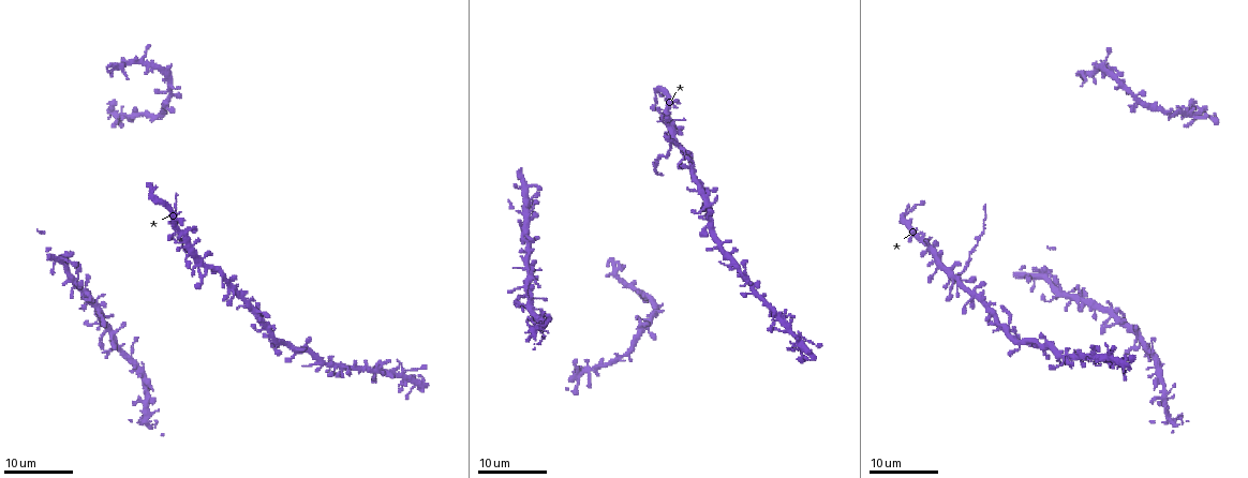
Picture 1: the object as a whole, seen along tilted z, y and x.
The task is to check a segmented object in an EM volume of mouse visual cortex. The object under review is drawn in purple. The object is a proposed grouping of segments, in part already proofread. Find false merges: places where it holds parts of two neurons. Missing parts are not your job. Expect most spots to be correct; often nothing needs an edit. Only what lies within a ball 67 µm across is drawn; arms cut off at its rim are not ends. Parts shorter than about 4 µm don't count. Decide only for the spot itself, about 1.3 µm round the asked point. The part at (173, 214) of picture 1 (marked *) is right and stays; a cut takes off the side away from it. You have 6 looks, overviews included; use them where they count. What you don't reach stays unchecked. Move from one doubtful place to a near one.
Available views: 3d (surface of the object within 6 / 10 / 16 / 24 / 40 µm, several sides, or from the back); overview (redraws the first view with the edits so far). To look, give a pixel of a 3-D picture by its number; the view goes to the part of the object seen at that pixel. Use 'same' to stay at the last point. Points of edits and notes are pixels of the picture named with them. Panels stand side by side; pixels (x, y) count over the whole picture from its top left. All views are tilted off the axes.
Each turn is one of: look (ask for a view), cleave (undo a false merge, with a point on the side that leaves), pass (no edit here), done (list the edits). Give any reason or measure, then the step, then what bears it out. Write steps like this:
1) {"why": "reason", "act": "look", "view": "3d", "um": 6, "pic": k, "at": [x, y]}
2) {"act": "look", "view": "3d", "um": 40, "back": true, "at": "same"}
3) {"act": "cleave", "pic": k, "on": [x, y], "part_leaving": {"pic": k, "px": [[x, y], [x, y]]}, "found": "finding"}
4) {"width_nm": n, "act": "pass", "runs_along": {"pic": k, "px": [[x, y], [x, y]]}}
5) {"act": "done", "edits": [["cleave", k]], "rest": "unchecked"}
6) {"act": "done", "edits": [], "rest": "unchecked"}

{"why": "thin arm on a thick one", "act": "look", "view": "3d", "um": 16, "pic": 1, "at": [669, 145]}

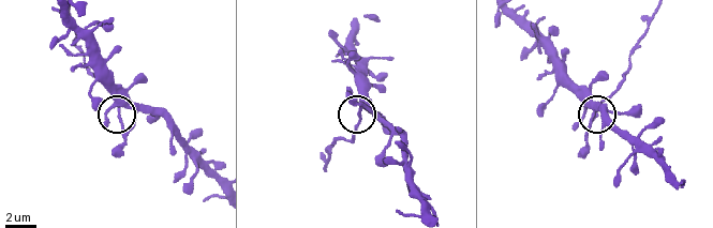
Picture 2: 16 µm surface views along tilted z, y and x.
{"why": "closer look", "act": "look", "view": "3d", "um": 6, "pic": 2, "at": [359, 114]}

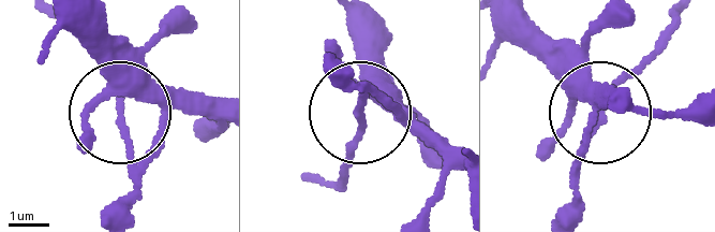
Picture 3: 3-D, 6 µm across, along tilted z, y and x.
{"arms": 3, "act": "cleave", "pic": 3, "on": [347, 154], "part_leaving": {"pic": 3, "px": [[359, 122], [347, 164], [324, 182]]}, "found": "two neurons meet here"}

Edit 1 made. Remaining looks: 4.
{"why": "three arms meet", "act": "look", "view": "3d", "um": 16, "pic": 1, "at": [292, 348]}

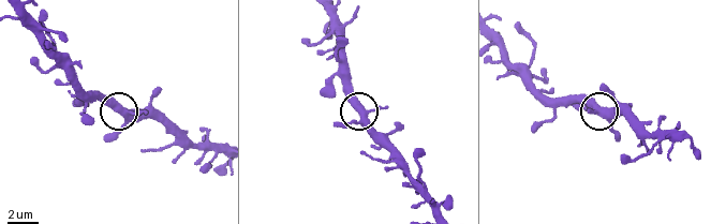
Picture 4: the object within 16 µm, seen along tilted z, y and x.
{"act": "look", "view": "3d", "um": 10, "pic": 4, "at": [599, 108]}

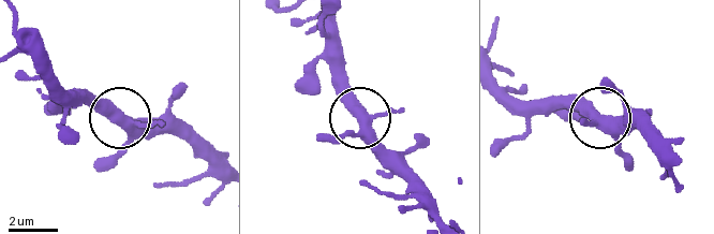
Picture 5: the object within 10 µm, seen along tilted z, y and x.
{"width_nm": 370, "act": "pass", "found": "continuous, no second neuron"}

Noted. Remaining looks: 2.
{"why": "looks like a crossing", "act": "look", "view": "3d", "um": 16, "pic": 1, "at": [1006, 327]}

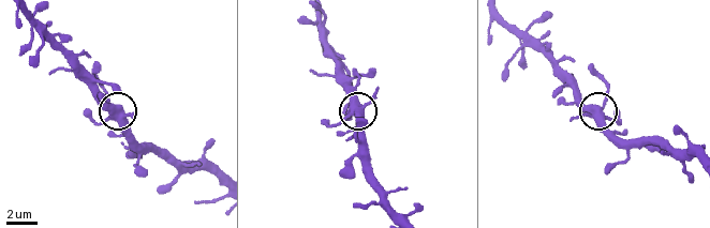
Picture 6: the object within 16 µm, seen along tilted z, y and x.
{"why": "zoom in", "act": "look", "view": "3d", "um": 10, "pic": 6, "at": [353, 110]}

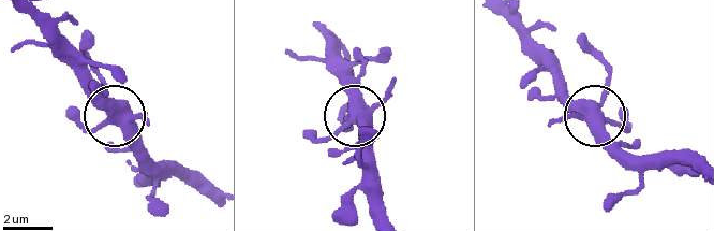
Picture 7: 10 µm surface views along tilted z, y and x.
{"act": "pass", "found": "continuous, no second neuron"}

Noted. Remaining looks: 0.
{"act": "done", "edits": [["cleave", 3]], "rest": "unchecked"}

